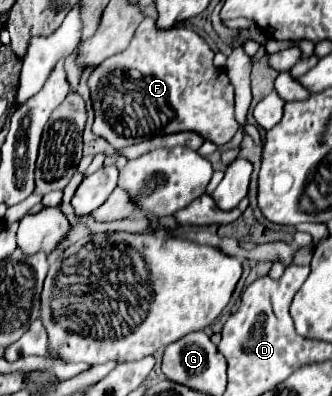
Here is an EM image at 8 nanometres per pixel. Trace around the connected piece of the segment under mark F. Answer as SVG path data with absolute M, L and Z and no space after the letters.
M150 17L139 24L131 44L123 52L107 58L89 74L87 86L95 112L91 130L95 136L107 140L115 150L173 132L195 132L203 140L223 146L237 134L239 128L235 120L233 84L229 82L227 72L213 64L213 50L207 42L189 28L157 30L155 20Z

